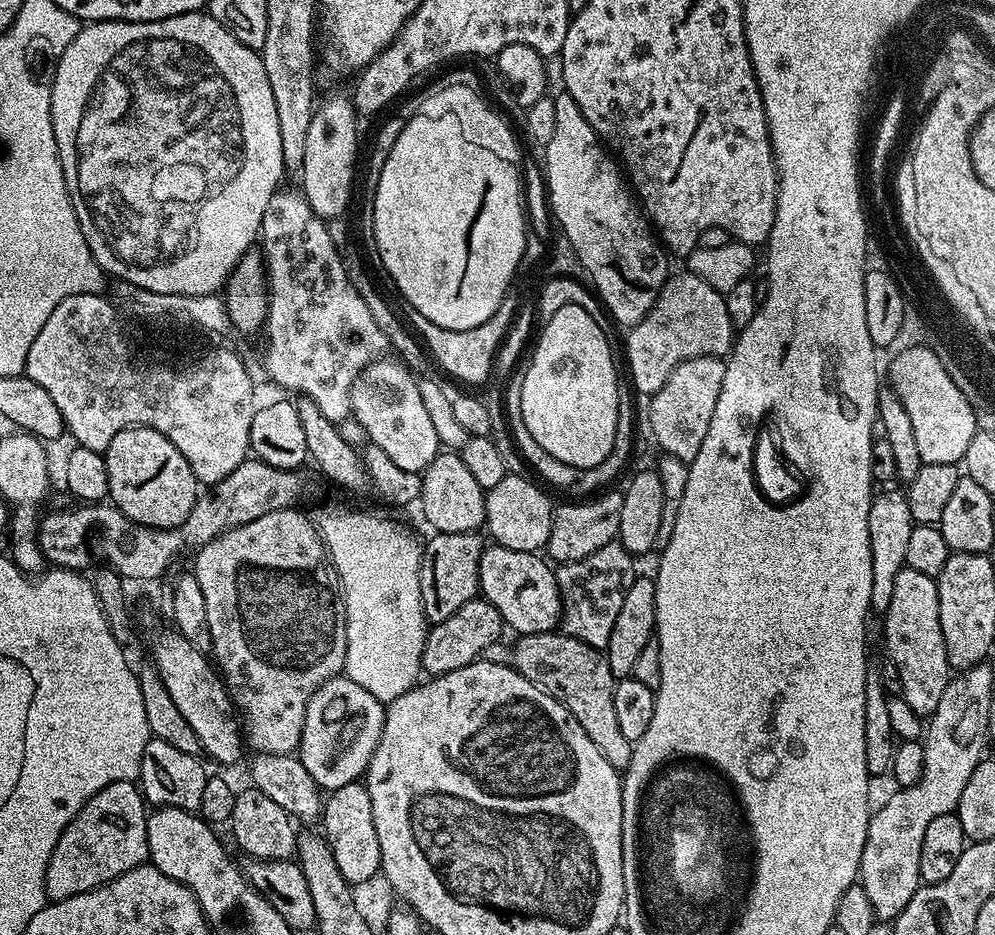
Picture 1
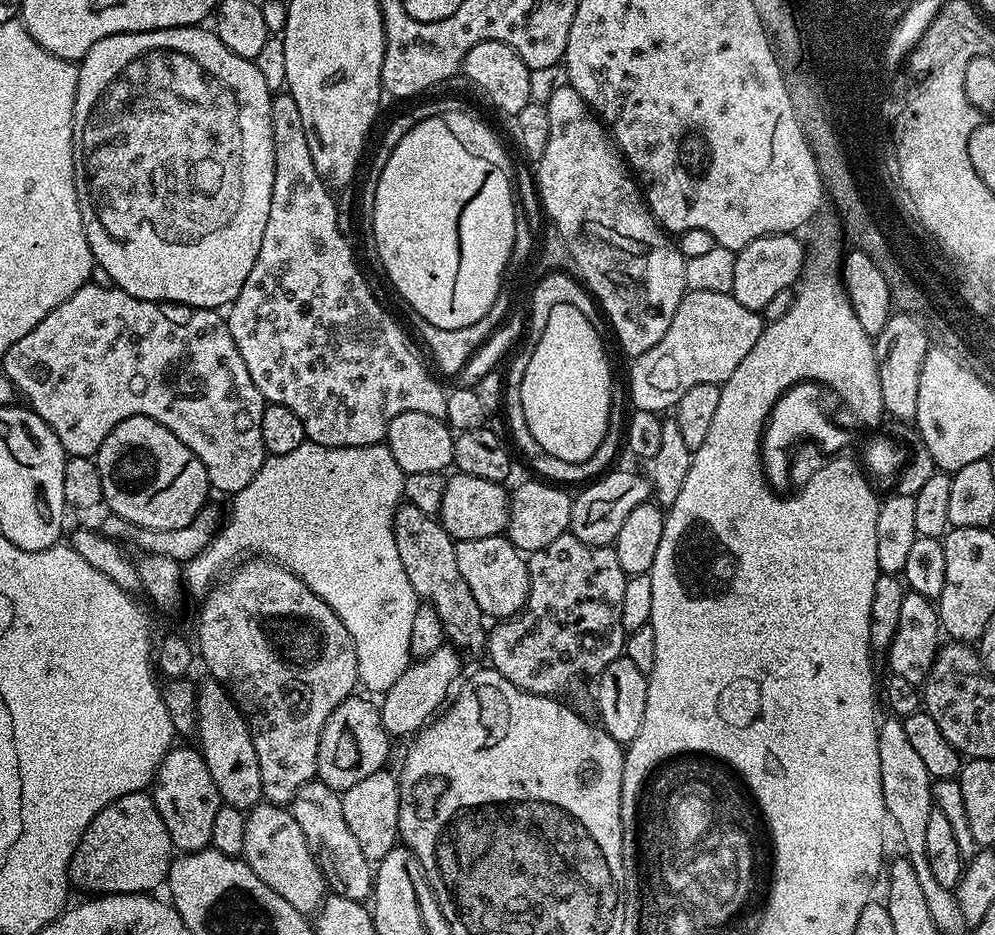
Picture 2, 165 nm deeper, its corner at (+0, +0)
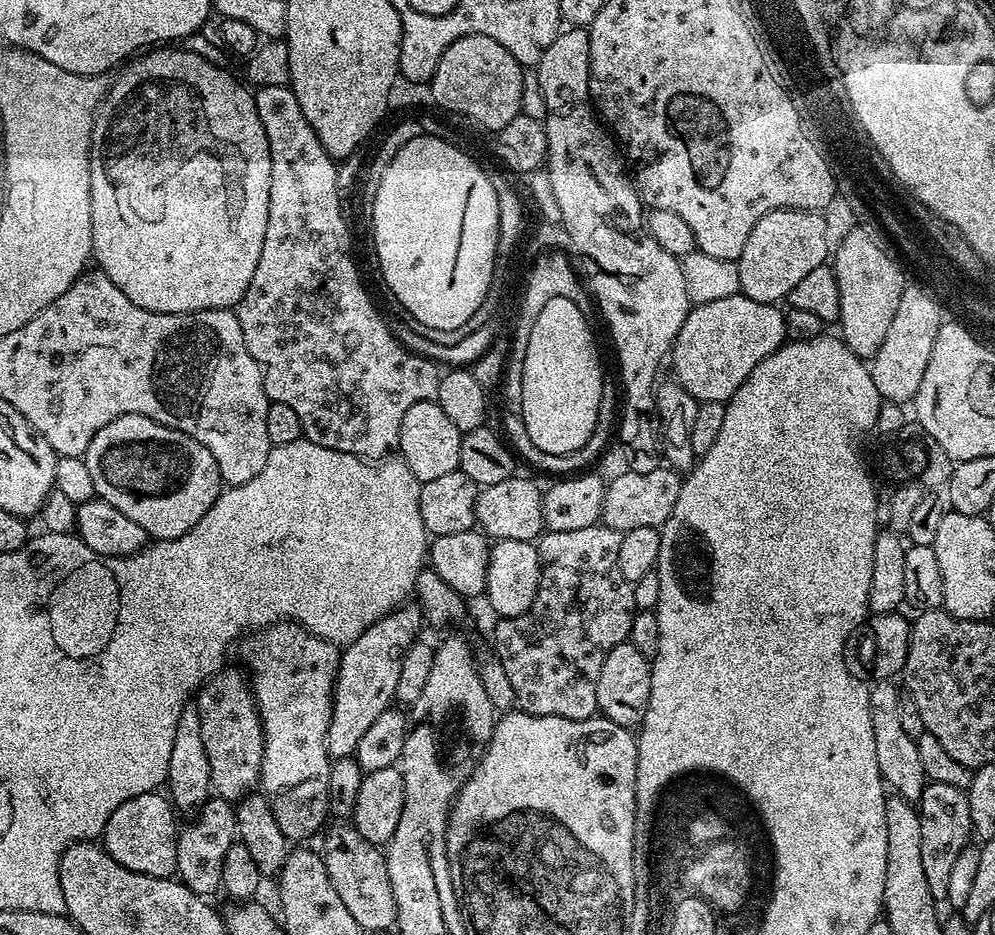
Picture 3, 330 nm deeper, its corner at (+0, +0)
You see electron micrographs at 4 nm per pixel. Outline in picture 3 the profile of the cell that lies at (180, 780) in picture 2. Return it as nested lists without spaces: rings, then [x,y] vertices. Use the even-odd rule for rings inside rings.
[[[209,798],[189,820],[192,821],[179,829],[176,838],[176,870],[179,879],[191,892],[212,898],[222,888],[222,862],[226,859],[226,850],[238,840],[236,809],[227,800]]]

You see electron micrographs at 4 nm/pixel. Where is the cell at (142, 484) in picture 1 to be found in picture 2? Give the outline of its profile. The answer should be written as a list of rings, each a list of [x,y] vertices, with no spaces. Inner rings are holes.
[[[145,416],[126,418],[110,430],[106,442],[102,442],[94,457],[98,466],[98,474],[102,474],[102,494],[107,511],[113,516],[126,518],[140,528],[150,530],[182,530],[182,526],[190,526],[194,518],[209,503],[210,485],[206,466],[198,462],[198,458],[166,426],[154,422]]]

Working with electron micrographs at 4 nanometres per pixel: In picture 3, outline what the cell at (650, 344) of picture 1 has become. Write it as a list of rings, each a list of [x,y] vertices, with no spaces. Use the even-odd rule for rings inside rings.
[[[743,294],[689,307],[686,322],[682,322],[682,330],[678,330],[678,338],[672,344],[671,375],[694,399],[724,404],[736,393],[738,386],[746,382],[758,362],[770,358],[770,354],[774,354],[786,343],[785,313],[779,312],[778,309],[776,304],[759,304]]]

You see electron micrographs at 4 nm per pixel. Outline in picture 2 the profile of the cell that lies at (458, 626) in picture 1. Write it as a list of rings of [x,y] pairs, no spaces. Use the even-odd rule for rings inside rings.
[[[445,642],[441,648],[434,650],[434,654],[430,654],[430,658],[413,659],[402,674],[402,678],[398,678],[398,682],[394,682],[390,690],[383,692],[381,700],[384,701],[379,701],[378,707],[380,721],[384,729],[388,731],[389,737],[415,737],[416,733],[441,711],[454,685],[461,679],[460,658],[462,658],[461,653],[452,644]],[[452,683],[454,683],[453,688]],[[448,691],[450,691],[449,696]]]

